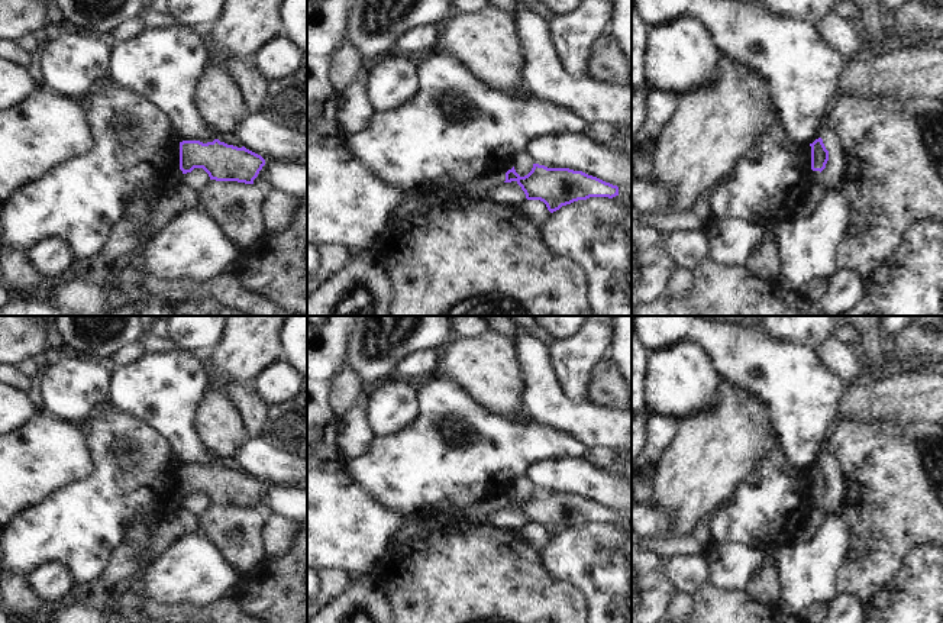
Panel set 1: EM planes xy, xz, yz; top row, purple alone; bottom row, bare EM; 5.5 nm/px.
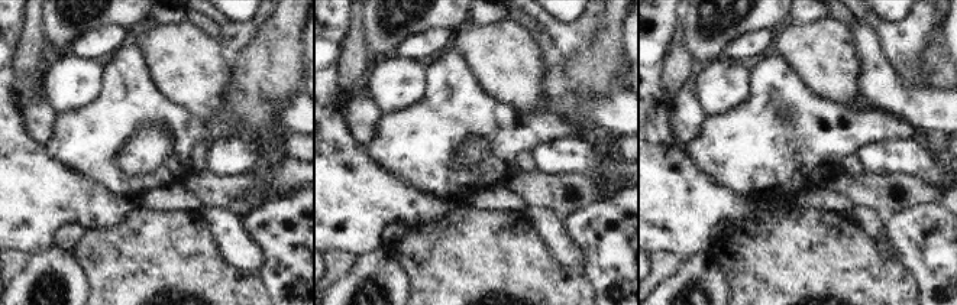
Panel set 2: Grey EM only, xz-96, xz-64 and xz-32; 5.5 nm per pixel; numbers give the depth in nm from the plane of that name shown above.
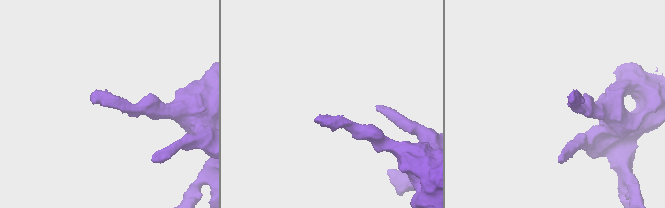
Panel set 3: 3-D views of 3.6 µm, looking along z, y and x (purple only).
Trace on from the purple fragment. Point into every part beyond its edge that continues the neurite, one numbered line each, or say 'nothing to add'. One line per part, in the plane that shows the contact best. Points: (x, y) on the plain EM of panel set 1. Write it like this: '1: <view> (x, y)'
1: xz (471, 512)

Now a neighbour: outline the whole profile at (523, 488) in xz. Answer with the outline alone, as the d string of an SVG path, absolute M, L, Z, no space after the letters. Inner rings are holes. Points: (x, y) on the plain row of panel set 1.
M524 475L513 478L513 485L514 494L520 501L527 500L533 493L533 485Z

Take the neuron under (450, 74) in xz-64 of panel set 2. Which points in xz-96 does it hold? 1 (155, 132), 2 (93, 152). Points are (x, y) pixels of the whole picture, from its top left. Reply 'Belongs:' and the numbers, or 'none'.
Belongs: 2

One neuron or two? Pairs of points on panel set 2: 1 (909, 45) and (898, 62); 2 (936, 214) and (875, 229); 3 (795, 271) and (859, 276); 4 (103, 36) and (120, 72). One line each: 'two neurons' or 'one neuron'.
1: one neuron
2: two neurons
3: one neuron
4: two neurons

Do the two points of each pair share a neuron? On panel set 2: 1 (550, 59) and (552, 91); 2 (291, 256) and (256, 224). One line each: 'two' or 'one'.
1: one
2: one

